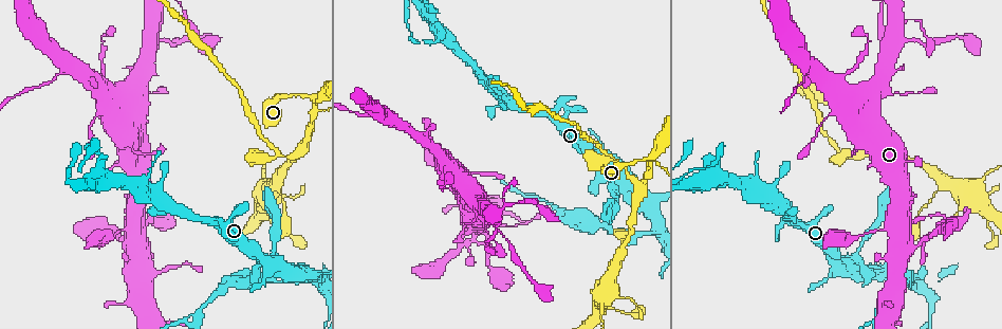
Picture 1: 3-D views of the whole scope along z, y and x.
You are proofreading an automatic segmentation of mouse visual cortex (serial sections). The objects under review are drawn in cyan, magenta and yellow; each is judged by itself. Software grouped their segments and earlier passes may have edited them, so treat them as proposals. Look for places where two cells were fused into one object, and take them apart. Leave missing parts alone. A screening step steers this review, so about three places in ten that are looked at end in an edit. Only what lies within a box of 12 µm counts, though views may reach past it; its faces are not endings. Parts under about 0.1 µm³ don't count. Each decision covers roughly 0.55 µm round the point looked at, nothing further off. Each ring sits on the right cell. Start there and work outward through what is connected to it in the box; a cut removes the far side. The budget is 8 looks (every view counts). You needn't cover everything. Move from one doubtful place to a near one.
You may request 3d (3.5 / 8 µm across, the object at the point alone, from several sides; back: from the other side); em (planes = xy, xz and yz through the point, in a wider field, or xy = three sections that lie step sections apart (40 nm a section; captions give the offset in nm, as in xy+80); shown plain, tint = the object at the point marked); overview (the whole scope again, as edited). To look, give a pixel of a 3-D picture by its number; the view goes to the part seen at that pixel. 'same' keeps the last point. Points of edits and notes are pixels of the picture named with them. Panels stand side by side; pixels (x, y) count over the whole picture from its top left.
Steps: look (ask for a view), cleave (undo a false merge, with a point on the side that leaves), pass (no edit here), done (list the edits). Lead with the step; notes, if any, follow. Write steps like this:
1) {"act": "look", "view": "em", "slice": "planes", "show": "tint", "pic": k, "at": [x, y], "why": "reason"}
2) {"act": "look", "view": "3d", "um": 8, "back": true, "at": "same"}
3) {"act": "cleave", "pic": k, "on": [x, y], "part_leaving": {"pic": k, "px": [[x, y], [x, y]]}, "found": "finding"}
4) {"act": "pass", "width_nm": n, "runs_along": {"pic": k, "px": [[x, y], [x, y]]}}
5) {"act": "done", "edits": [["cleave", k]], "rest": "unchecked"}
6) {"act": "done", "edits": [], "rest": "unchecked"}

{"act": "look", "view": "3d", "um": 3.5, "back": true, "pic": 1, "at": [651, 156], "why": "sudden change in width"}

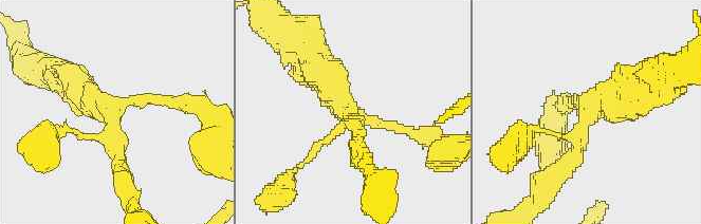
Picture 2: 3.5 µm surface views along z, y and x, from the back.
{"act": "look", "view": "em", "slice": "xy", "step": 2, "show": "plain", "pic": 2, "at": [354, 111], "arms": 4, "arm_widths_nm": [100, 150, 200, 400]}

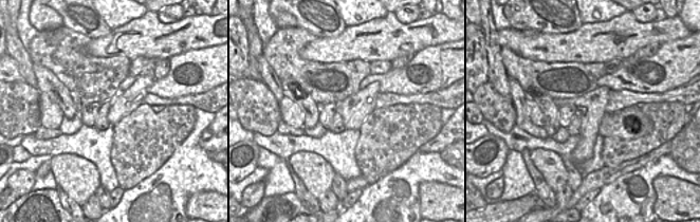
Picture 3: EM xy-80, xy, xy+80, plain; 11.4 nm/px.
{"act": "look", "view": "em", "slice": "xy", "step": 2, "show": "tint", "at": "same", "why": "where the object lies"}

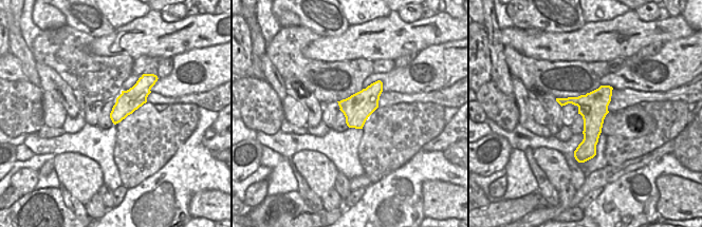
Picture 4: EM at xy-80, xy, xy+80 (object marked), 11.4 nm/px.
{"act": "pass", "runs_along": {"pic": 2, "px": [[181, 103], [142, 99], [116, 109], [116, 168]]}, "found": "one cell here"}

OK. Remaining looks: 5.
{"act": "look", "view": "3d", "um": 3.5, "pic": 1, "at": [304, 145], "why": "branch point"}

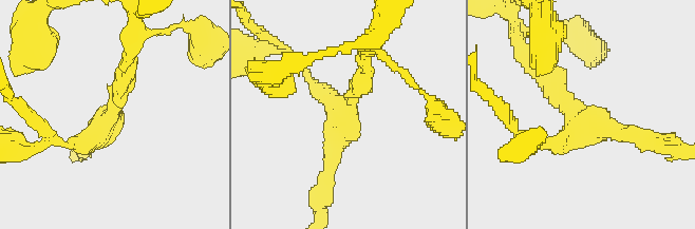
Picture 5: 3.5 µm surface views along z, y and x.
{"act": "look", "view": "em", "slice": "planes", "show": "tint", "pic": 5, "at": [104, 123]}

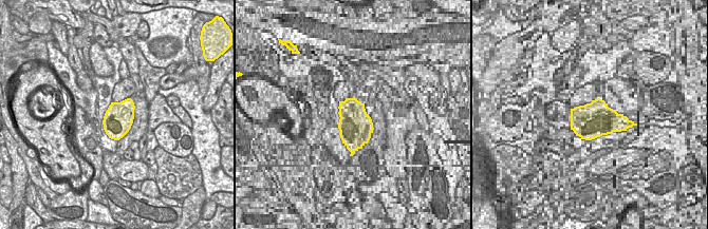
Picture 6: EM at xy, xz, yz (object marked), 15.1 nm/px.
{"act": "pass", "runs_along": {"pic": 5, "px": [[541, 67], [579, 121], [644, 137]]}, "found": "all the same cell"}

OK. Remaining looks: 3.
{"act": "look", "view": "em", "slice": "planes", "show": "tint", "pic": 1, "at": [66, 63], "why": "three-way junction"}

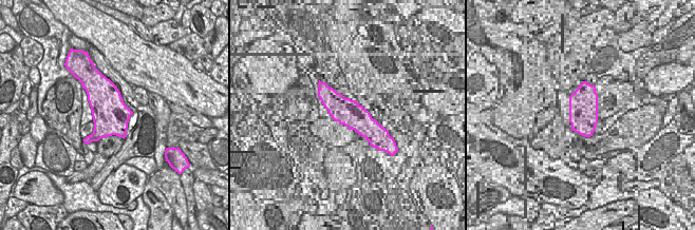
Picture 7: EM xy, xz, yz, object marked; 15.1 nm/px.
{"act": "look", "view": "3d", "um": 3.5, "at": "same"}

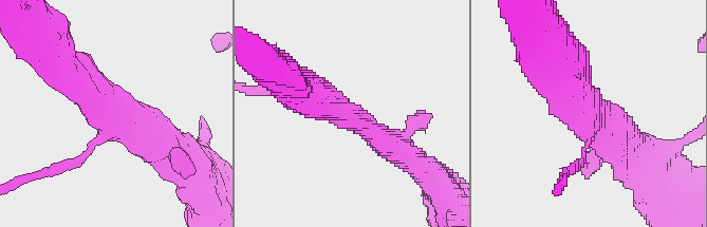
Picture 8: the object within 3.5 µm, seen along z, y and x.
{"act": "pass", "arm_widths_nm": [100, 400, 400], "found": "all the same cell"}

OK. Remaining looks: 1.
{"act": "done", "edits": [], "rest": "unchecked"}

